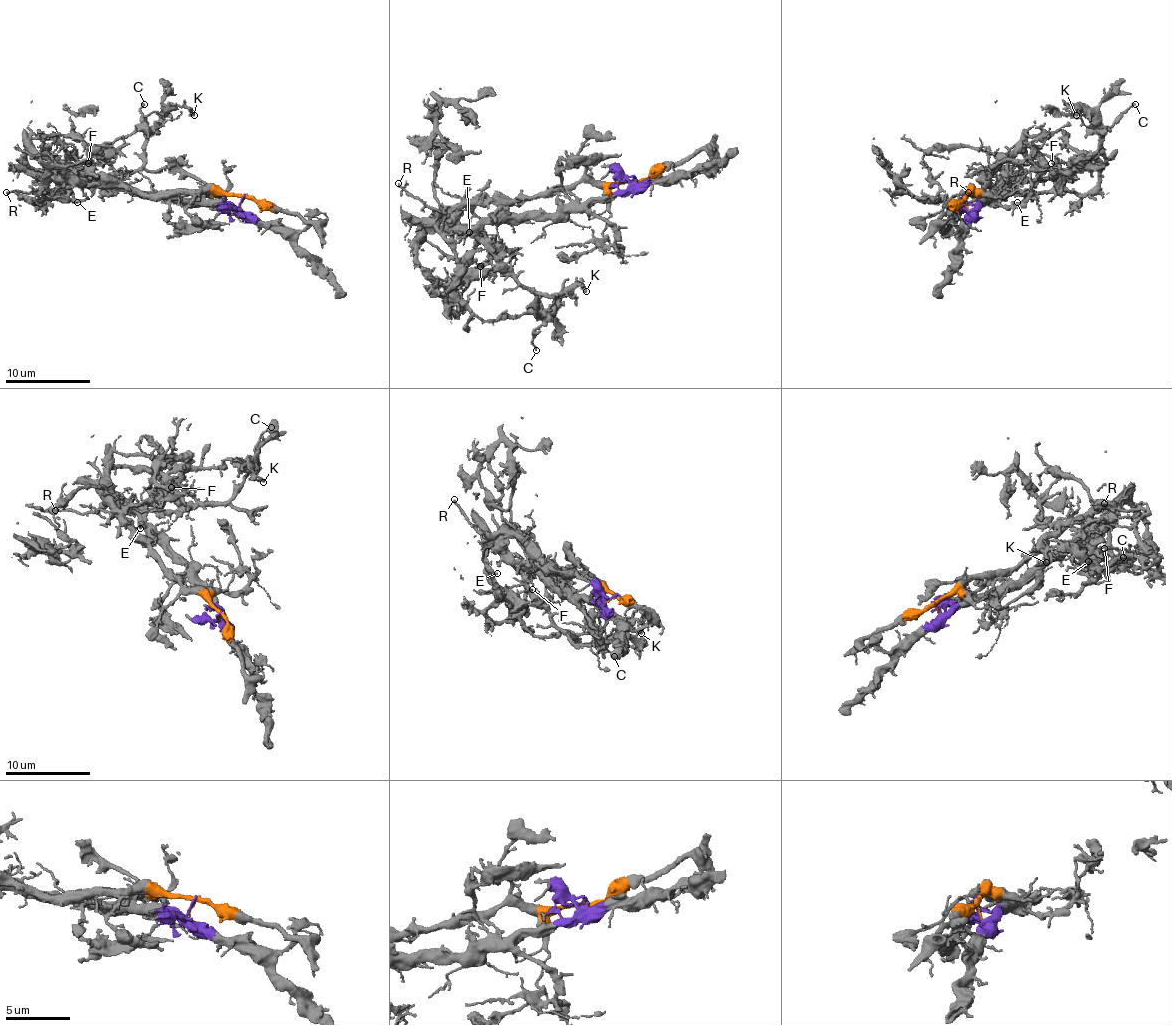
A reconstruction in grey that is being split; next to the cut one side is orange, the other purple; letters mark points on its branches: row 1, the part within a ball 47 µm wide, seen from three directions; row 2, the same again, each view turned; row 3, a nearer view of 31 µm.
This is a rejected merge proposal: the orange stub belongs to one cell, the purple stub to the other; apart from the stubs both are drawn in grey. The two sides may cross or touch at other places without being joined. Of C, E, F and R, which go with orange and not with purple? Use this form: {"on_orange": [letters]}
{"on_orange": ["R"]}

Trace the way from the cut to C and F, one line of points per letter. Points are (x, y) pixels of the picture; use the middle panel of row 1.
C: (635, 179), (546, 215), (493, 217), (478, 232), (536, 297), (542, 321), (536, 350)
F: (635, 179), (601, 198), (563, 204), (546, 215), (493, 217), (478, 236), (495, 266), (468, 274), (480, 266)

